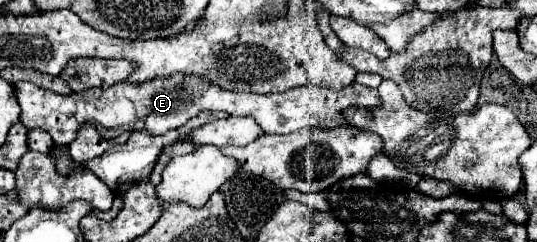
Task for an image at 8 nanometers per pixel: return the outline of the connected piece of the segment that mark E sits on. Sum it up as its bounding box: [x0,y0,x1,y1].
[16,74,378,146]

